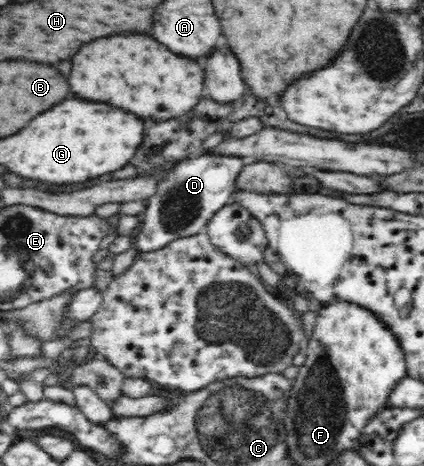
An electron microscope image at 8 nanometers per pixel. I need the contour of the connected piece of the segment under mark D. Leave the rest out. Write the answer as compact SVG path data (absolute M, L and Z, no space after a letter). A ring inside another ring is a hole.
M203 151L180 160L160 183L159 193L150 199L143 212L142 227L135 232L139 251L157 250L181 237L202 233L211 217L229 204L234 195L233 177L240 173L244 156Z

